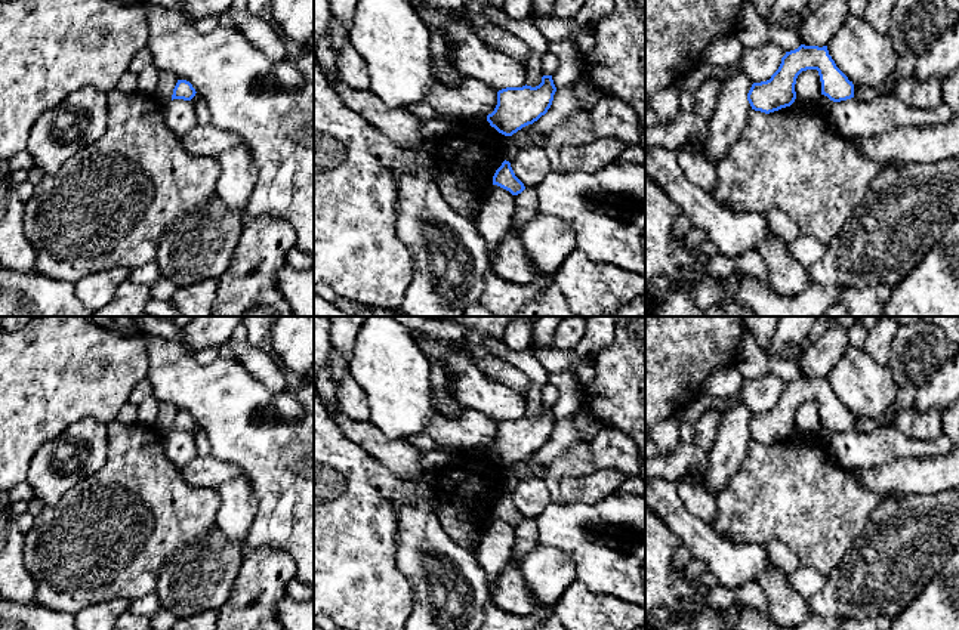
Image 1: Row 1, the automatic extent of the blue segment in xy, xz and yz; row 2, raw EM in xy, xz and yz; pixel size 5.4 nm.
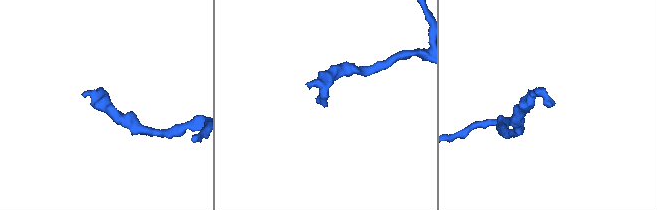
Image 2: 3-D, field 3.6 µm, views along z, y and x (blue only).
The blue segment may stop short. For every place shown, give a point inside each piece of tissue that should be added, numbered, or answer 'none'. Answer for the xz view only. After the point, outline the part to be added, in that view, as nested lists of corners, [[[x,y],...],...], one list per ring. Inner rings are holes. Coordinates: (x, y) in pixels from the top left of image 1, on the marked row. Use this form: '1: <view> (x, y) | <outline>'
1: xz (527, 203) | [[[525,188],[515,195],[515,219],[521,226],[539,213],[539,197],[536,188]]]

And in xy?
1: xy (202, 110) | [[[195,93],[195,96],[191,99],[197,117],[197,124],[198,126],[207,126],[212,123],[212,115],[210,109],[207,105],[207,101],[204,99],[203,95]]]

